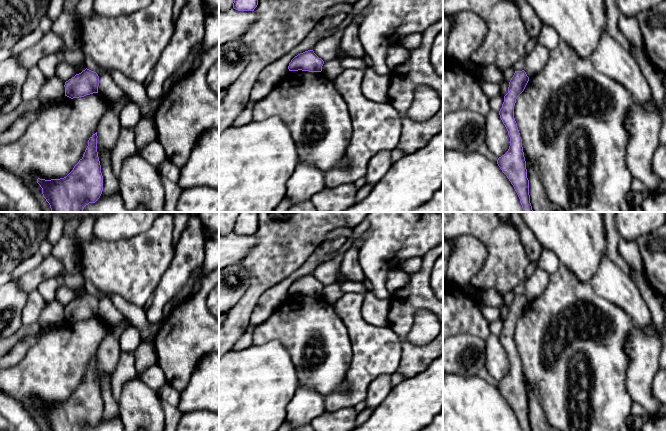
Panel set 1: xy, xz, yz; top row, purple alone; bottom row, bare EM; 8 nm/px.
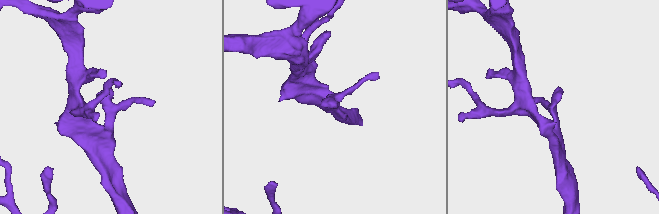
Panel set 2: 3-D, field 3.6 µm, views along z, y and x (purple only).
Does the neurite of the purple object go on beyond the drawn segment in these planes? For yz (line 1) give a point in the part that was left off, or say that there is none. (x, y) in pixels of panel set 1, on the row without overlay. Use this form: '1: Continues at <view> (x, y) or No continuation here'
1: No continuation here

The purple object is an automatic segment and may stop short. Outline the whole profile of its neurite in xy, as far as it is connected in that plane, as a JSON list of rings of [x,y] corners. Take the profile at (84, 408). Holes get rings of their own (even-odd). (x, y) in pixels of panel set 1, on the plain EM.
[[[97,356],[89,362],[83,381],[66,401],[51,404],[37,403],[43,421],[50,431],[85,431],[100,422],[103,415],[103,400],[97,376],[97,362]]]

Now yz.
[[[524,294],[515,295],[499,335],[500,342],[510,361],[510,370],[508,375],[498,382],[497,388],[513,409],[522,431],[532,430],[522,363],[514,342],[514,330],[517,321],[524,315],[528,305],[529,301]]]

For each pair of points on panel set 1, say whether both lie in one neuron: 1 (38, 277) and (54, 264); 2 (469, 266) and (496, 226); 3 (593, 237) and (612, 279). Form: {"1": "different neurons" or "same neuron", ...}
{"1": "same neuron", "2": "different neurons", "3": "different neurons"}

